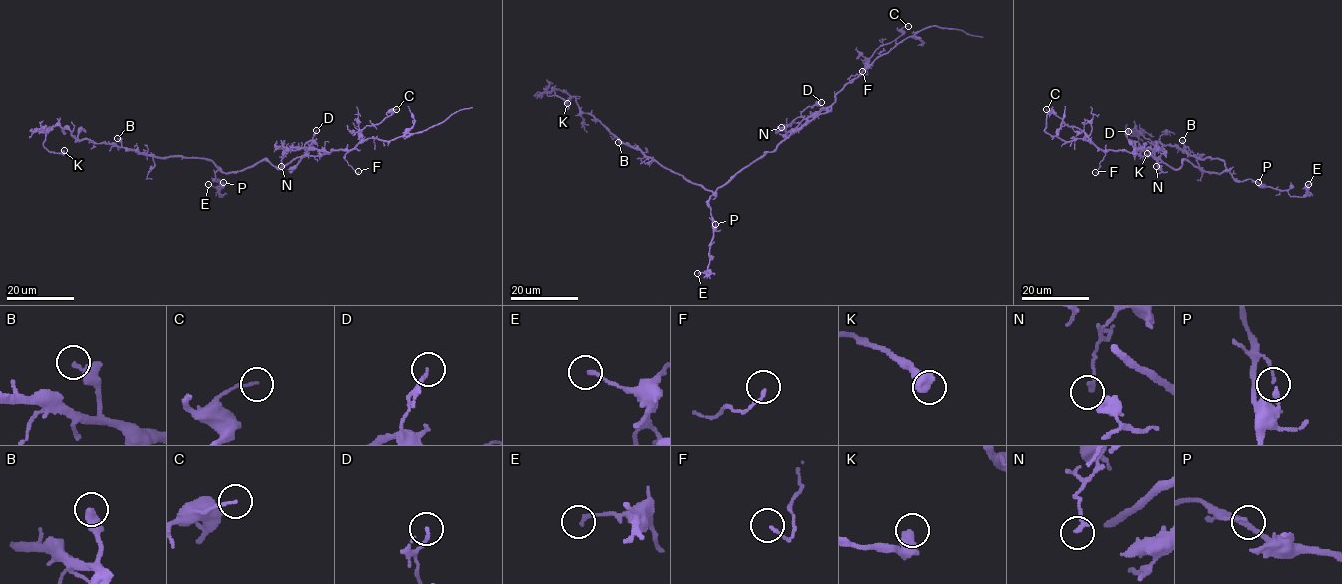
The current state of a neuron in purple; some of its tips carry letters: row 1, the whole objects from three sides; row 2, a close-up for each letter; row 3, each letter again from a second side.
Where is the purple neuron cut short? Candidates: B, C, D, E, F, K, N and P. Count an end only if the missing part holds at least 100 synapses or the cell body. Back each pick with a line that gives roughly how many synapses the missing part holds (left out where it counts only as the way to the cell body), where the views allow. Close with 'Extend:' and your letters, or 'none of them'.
Extend: none of them

